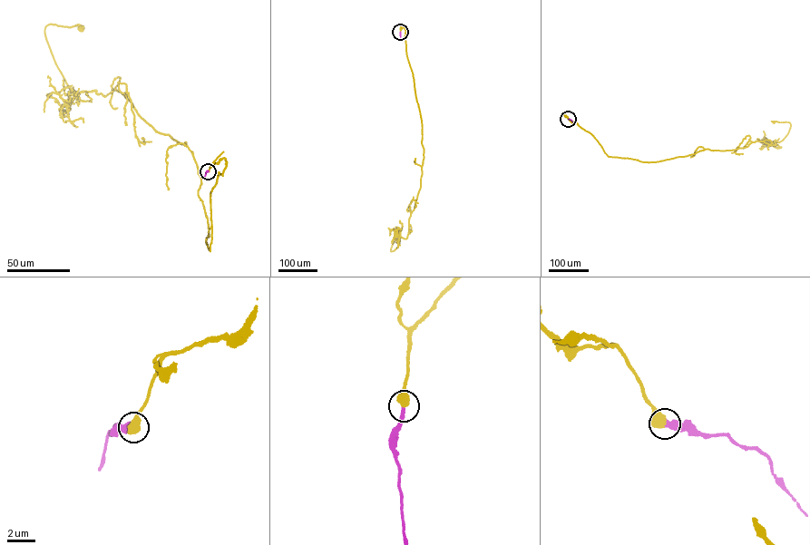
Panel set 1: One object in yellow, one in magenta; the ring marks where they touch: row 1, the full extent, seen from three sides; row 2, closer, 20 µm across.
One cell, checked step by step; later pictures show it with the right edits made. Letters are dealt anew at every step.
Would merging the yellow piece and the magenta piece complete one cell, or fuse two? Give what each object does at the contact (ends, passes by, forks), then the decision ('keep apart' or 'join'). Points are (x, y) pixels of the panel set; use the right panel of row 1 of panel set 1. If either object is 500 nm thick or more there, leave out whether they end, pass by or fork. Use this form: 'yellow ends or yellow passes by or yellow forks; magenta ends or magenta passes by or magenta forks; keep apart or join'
join

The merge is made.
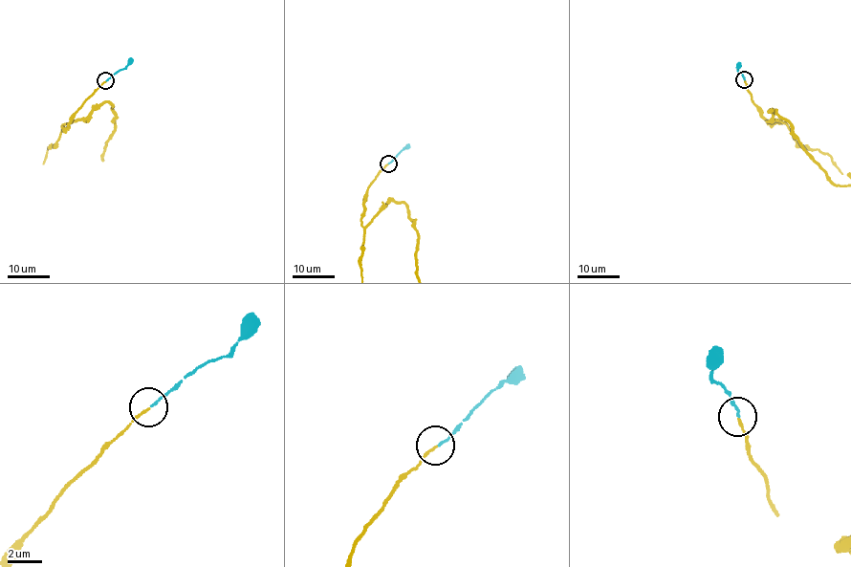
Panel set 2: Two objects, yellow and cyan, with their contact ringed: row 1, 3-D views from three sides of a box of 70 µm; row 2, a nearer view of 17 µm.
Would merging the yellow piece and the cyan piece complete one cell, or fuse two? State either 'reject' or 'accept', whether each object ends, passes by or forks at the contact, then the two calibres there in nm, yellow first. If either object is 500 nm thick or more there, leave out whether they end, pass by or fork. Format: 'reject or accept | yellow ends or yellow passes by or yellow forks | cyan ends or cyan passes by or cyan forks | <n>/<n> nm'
accept | yellow ends | cyan ends | 130/110 nm

